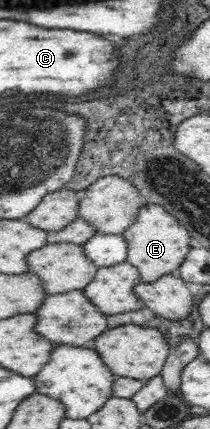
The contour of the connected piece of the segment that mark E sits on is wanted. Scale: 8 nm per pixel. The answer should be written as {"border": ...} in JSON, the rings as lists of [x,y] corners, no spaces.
{"border":[[[162,205],[142,207],[138,219],[122,234],[128,246],[127,262],[140,272],[144,283],[155,283],[165,275],[174,273],[194,249],[190,232]]]}

